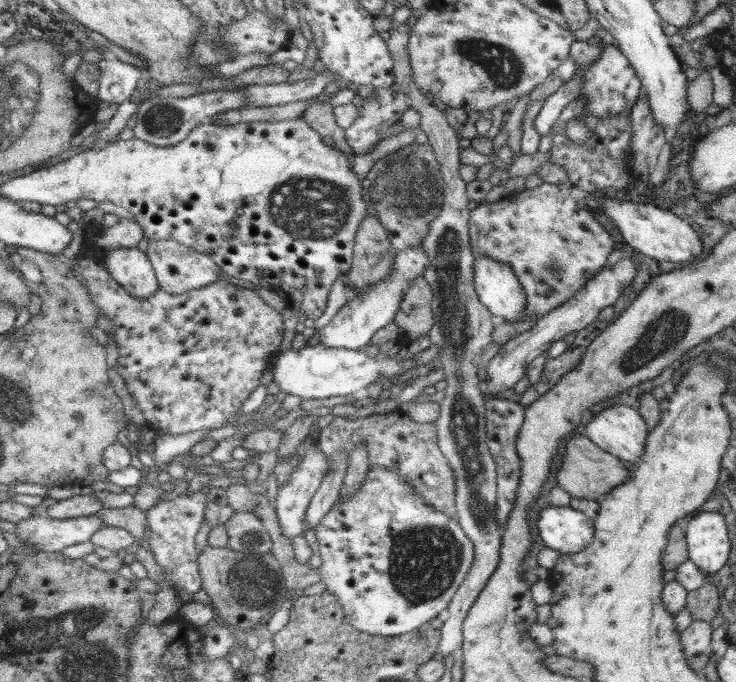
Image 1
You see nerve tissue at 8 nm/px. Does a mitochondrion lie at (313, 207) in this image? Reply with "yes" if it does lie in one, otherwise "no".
yes

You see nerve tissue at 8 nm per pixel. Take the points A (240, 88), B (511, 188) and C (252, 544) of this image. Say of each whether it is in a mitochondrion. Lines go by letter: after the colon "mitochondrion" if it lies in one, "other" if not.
A: other
B: other
C: mitochondrion

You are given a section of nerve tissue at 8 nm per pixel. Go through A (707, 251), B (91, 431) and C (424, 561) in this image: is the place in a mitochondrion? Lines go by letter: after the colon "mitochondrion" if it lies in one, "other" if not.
A: other
B: other
C: mitochondrion

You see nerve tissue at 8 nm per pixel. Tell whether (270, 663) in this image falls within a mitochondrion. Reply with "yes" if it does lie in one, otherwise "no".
no

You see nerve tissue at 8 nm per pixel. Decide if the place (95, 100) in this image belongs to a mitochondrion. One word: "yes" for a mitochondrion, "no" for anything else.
no

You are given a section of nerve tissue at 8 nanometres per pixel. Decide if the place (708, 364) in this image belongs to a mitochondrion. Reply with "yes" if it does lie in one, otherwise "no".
no

